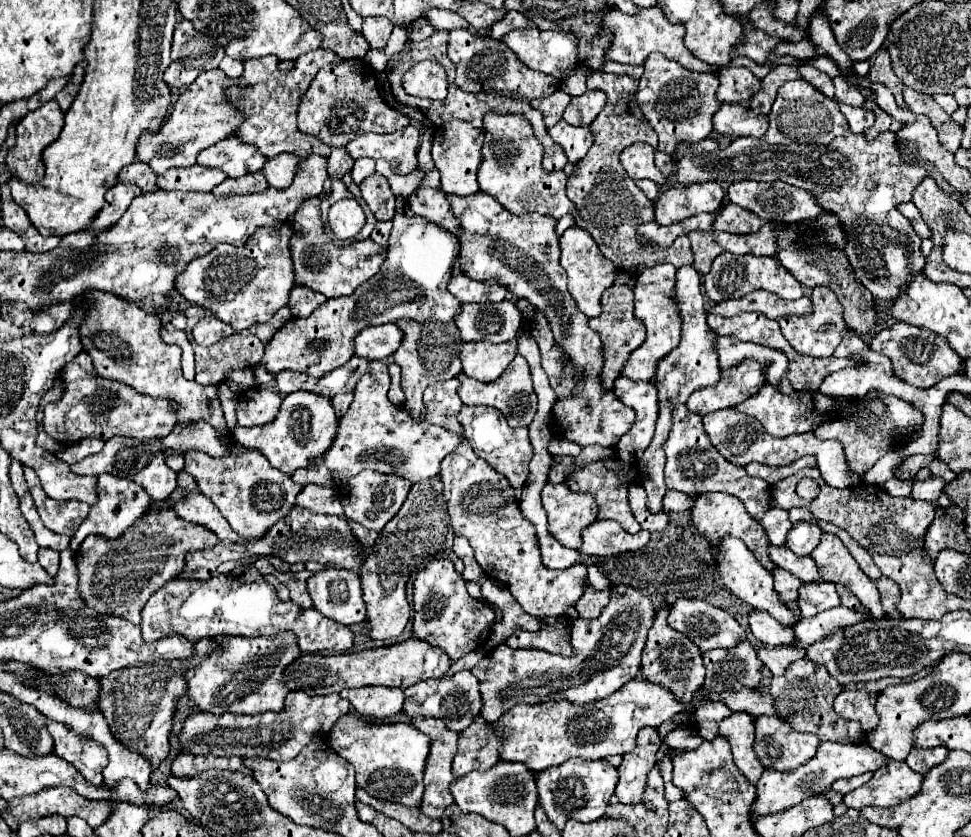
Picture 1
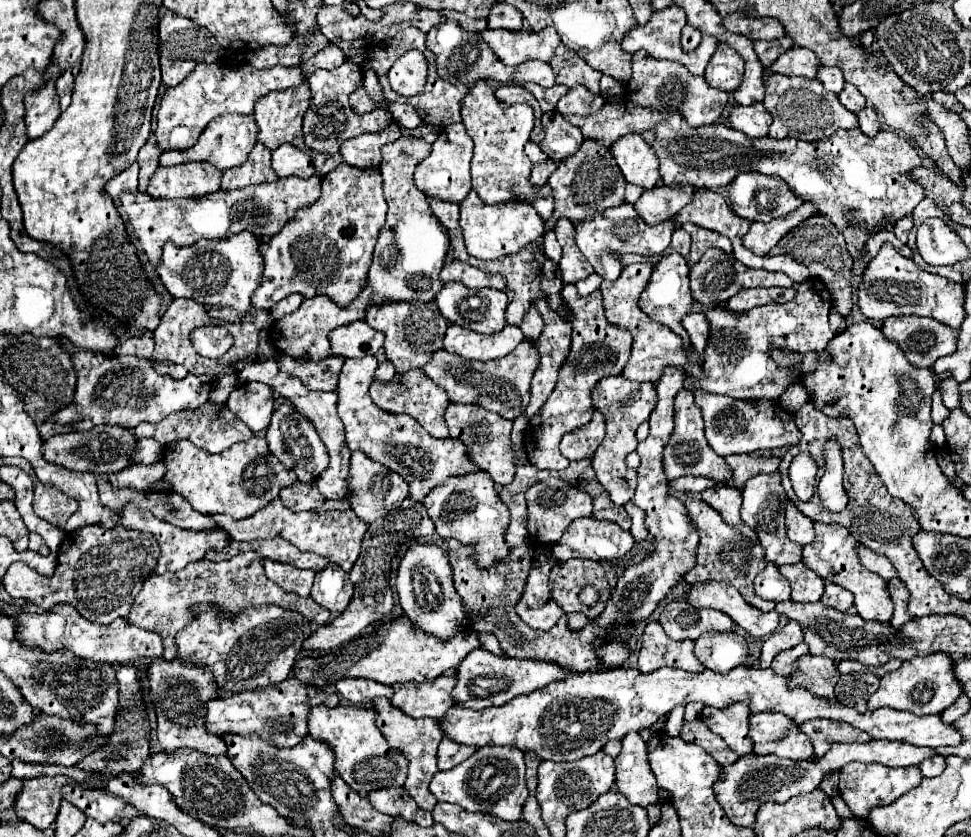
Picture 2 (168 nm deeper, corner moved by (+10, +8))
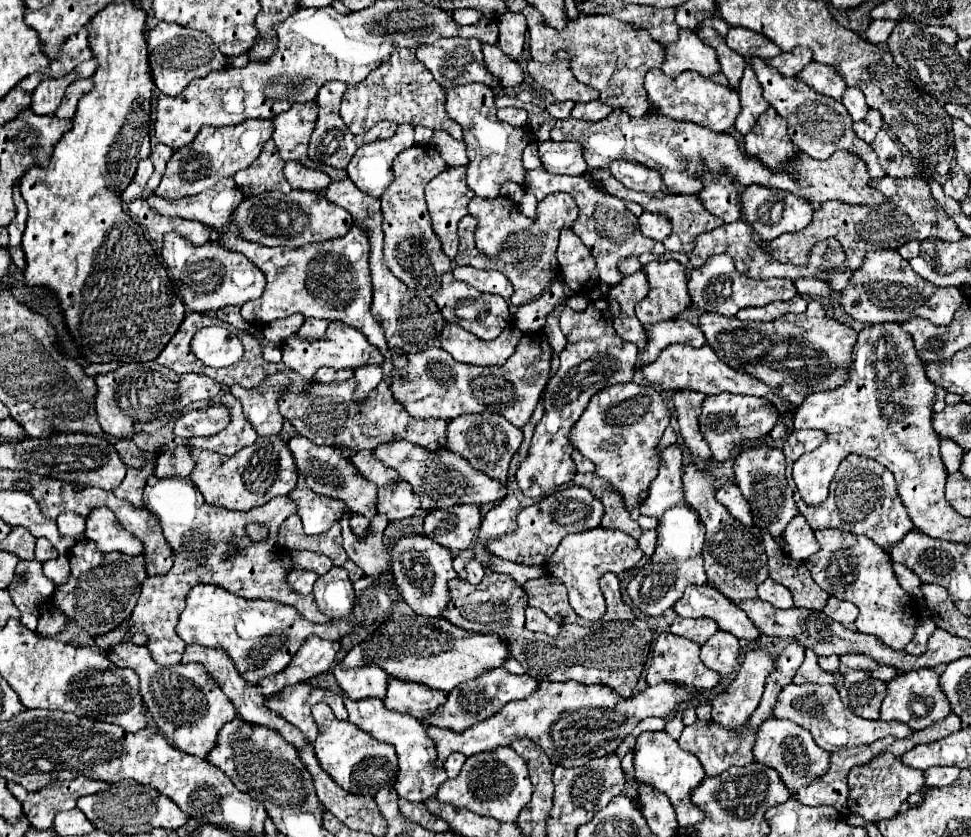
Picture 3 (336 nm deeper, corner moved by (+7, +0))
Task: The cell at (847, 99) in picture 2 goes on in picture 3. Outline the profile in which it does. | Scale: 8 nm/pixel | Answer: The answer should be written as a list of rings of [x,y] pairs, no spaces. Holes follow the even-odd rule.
[[[870,108],[868,114],[866,114],[866,120],[854,122],[854,132],[856,132],[862,140],[866,140],[866,142],[870,144],[870,142],[874,140],[876,132],[880,130],[880,126],[882,126],[882,116],[880,116],[880,112],[874,110],[874,108]]]

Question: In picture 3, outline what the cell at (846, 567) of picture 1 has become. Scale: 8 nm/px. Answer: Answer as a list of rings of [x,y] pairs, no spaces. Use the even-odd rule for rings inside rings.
[[[830,528],[818,530],[816,540],[820,544],[820,550],[806,560],[806,568],[810,570],[814,582],[820,588],[824,588],[830,596],[850,600],[858,606],[860,614],[854,622],[858,632],[878,636],[890,648],[902,650],[912,638],[920,608],[916,604],[914,610],[912,598],[896,582],[888,552],[880,550],[866,536],[856,536],[842,530],[830,530]],[[908,602],[910,602],[910,614],[908,614]]]

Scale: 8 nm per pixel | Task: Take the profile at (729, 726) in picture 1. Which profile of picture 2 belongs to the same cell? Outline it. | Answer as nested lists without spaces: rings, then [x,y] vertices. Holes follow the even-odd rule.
[[[731,704],[729,708],[713,708],[705,706],[701,720],[709,726],[711,732],[719,734],[731,750],[739,756],[753,752],[753,744],[749,740],[749,704]]]

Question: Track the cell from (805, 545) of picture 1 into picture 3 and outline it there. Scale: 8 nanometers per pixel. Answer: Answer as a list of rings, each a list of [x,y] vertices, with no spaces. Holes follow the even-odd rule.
[[[796,514],[794,520],[786,526],[784,540],[786,540],[786,554],[800,562],[810,558],[820,548],[814,538],[814,530],[806,524],[804,516],[800,514]]]

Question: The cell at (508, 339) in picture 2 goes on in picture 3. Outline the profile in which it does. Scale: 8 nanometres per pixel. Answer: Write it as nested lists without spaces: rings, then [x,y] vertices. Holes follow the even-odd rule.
[[[446,324],[440,334],[442,348],[464,364],[478,366],[502,366],[514,354],[524,332],[510,324],[496,340],[480,340],[456,324]]]

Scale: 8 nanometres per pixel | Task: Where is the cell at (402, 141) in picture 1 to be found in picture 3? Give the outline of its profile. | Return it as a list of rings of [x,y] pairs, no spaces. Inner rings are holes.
[[[400,124],[396,134],[360,146],[348,164],[348,178],[374,198],[380,198],[392,184],[392,160],[414,144],[414,126]]]

